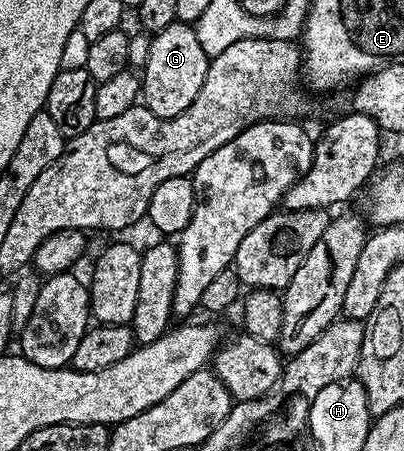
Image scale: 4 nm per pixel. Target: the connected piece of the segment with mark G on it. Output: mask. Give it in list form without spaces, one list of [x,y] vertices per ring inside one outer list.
[[[172,22],[165,30],[157,30],[152,34],[150,57],[142,71],[142,102],[154,116],[159,118],[176,118],[198,96],[198,88],[202,88],[202,80],[206,80],[209,56],[202,52],[202,44],[198,44],[195,25],[187,22]]]

